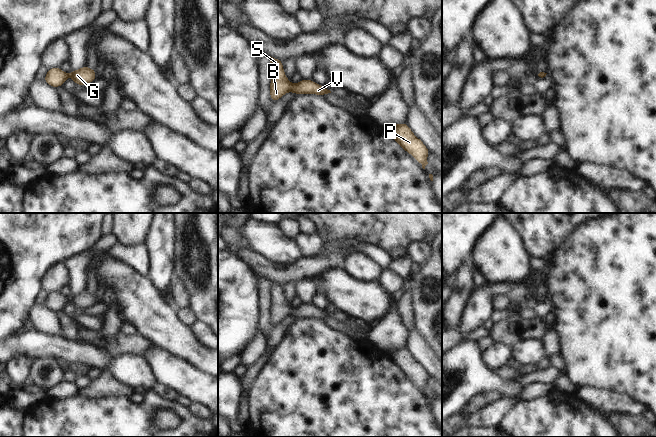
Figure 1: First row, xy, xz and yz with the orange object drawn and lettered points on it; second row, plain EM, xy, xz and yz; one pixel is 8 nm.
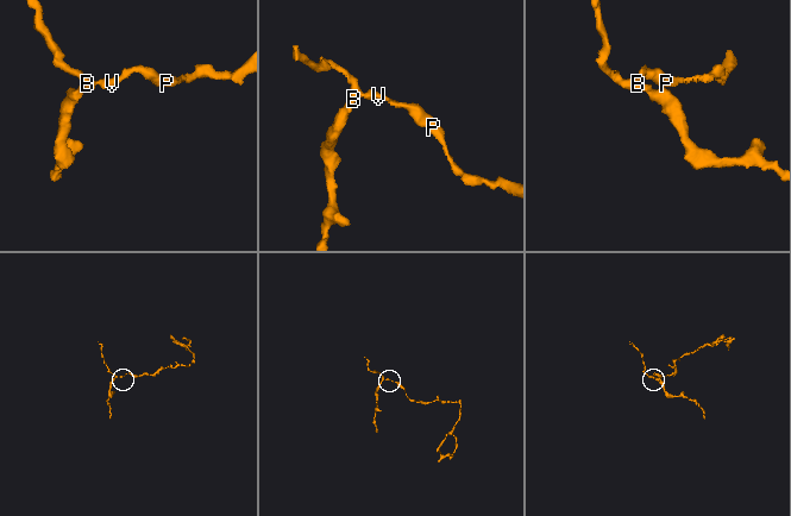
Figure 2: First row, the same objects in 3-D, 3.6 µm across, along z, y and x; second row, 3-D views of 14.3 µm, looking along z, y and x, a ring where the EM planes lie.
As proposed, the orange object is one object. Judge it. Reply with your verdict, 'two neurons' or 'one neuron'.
one neuron

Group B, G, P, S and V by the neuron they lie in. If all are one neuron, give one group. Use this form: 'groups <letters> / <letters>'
groups B G P S V

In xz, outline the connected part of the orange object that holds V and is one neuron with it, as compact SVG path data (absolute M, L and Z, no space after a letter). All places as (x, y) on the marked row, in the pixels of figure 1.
M270 56L271 83L270 97L272 102L280 99L284 94L292 91L294 94L317 94L323 96L331 93L325 86L320 86L312 80L302 79L293 85L286 77L283 70L282 60Z

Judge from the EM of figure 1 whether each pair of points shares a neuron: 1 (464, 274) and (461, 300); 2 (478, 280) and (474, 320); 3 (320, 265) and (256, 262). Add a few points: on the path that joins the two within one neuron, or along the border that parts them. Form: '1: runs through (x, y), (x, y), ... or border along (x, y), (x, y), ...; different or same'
1: runs through (464, 280), (464, 291), (462, 294); same
2: border along (485, 281), (481, 286), (473, 287); different
3: runs through (304, 268), (294, 272), (272, 271); same

